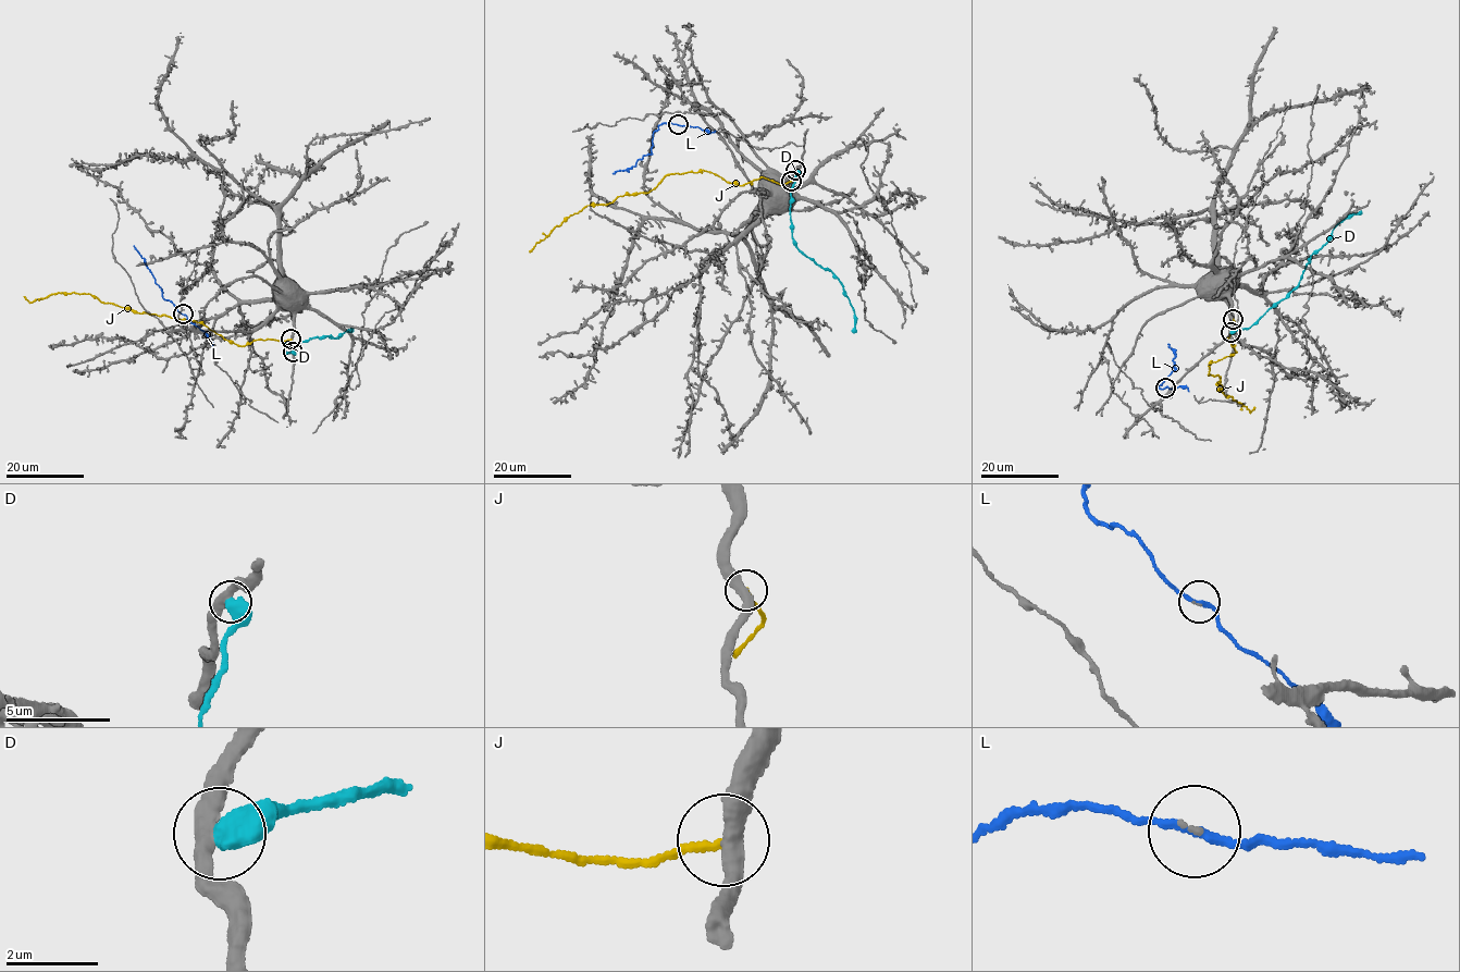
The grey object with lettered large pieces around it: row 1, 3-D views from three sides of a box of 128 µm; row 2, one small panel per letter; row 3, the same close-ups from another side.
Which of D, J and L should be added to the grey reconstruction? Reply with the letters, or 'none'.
L

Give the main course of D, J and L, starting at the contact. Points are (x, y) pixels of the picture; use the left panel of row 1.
D: (293, 352), (284, 352), (284, 346), (314, 337), (333, 339), (347, 331)
J: (291, 339), (235, 344), (203, 323), (134, 312), (88, 294), (57, 293), (31, 303), (23, 296)
L: (184, 315), (162, 297), (162, 290), (133, 245)

